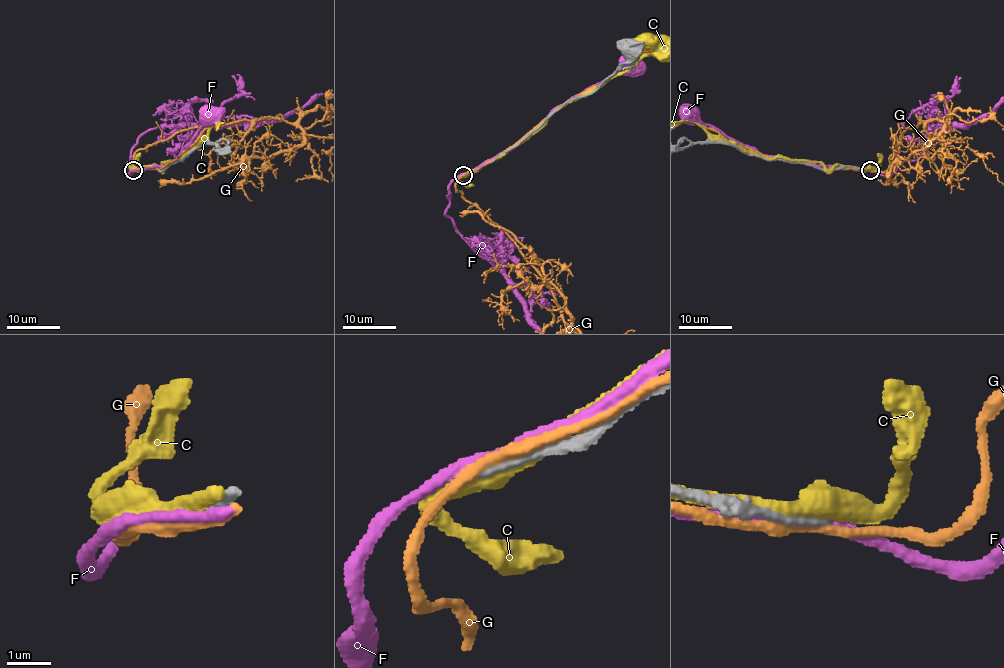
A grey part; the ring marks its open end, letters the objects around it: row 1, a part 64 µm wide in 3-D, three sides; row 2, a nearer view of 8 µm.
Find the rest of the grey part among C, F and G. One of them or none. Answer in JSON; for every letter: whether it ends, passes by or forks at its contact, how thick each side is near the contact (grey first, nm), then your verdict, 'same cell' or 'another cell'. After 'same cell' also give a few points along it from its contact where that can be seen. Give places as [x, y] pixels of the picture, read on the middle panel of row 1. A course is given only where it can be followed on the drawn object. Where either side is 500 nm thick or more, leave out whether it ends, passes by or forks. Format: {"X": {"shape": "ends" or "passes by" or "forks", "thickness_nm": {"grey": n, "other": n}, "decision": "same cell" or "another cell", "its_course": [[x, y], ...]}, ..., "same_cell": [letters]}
{"C": {"shape": "passes by", "thickness_nm": {"grey": 240, "other": 320}, "decision": "another cell"}, "F": {"shape": "passes by", "thickness_nm": {"grey": 240, "other": 280}, "decision": "another cell"}, "G": {"shape": "passes by", "thickness_nm": {"grey": 320, "other": 260}, "decision": "another cell"}, "same_cell": []}

